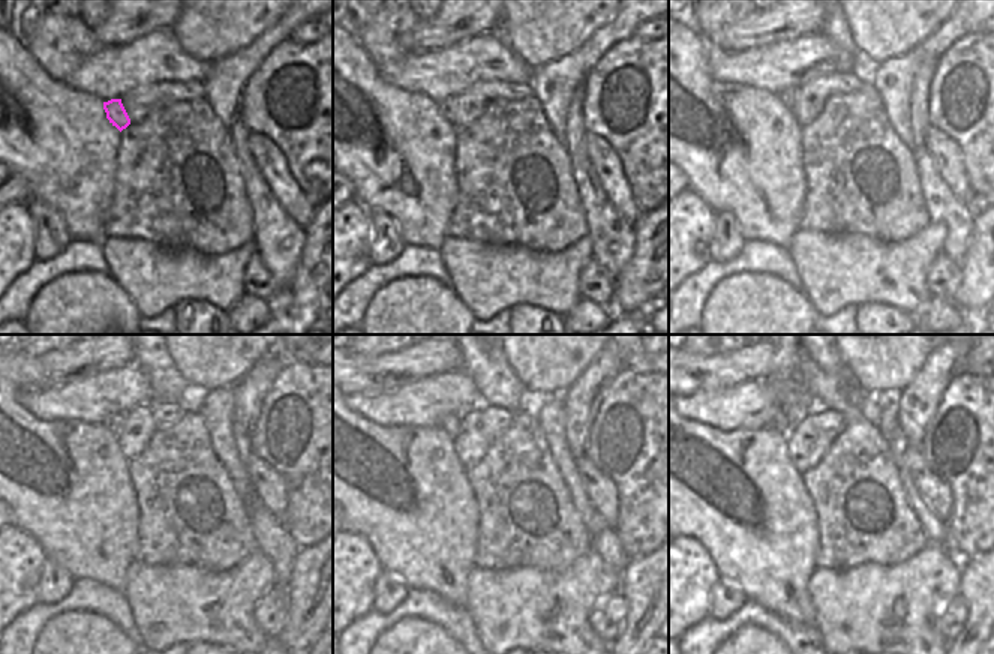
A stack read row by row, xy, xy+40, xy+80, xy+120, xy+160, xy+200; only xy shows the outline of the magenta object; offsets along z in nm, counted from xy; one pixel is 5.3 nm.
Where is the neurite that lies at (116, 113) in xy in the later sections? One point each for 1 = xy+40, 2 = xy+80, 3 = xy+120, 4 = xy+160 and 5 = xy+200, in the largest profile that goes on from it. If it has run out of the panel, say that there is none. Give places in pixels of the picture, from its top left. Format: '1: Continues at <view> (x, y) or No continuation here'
1: Continues at xy+40 (447, 107)
2: Continues at xy+80 (787, 96)
3: Continues at xy+120 (114, 426)
4: Continues at xy+160 (450, 423)
5: Continues at xy+200 (780, 422)

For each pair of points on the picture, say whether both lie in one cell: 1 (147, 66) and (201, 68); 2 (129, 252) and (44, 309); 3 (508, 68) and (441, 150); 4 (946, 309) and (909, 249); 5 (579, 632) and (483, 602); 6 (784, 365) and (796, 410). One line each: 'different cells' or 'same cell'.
1: same cell
2: different cells
3: different cells
4: different cells
5: same cell
6: same cell

